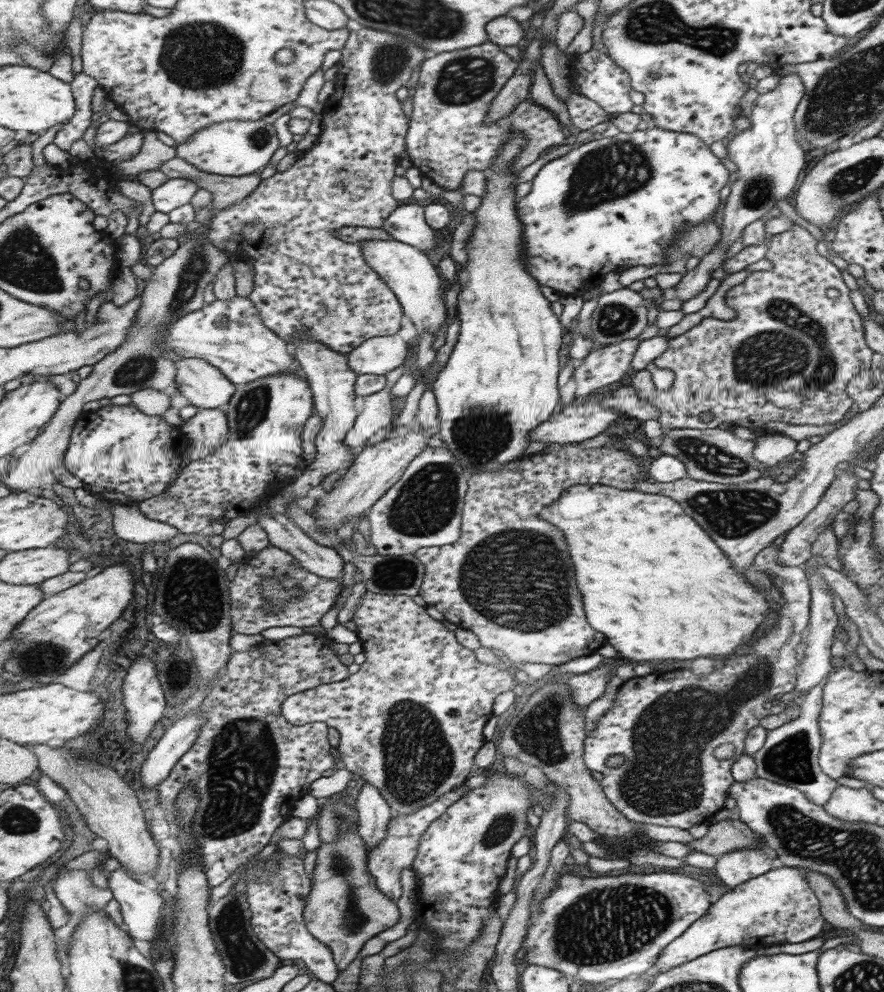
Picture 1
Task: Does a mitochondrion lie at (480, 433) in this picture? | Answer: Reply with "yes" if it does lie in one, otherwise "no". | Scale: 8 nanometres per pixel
yes

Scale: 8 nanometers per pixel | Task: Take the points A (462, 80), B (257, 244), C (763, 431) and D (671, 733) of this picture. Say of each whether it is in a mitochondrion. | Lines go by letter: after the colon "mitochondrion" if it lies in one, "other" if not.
A: mitochondrion
B: other
C: other
D: mitochondrion

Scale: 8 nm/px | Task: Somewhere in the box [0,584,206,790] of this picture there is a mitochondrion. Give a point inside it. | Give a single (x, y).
(44, 658)

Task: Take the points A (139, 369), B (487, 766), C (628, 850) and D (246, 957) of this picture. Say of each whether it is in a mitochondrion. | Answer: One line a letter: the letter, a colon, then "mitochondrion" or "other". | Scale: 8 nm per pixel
A: mitochondrion
B: other
C: other
D: mitochondrion

